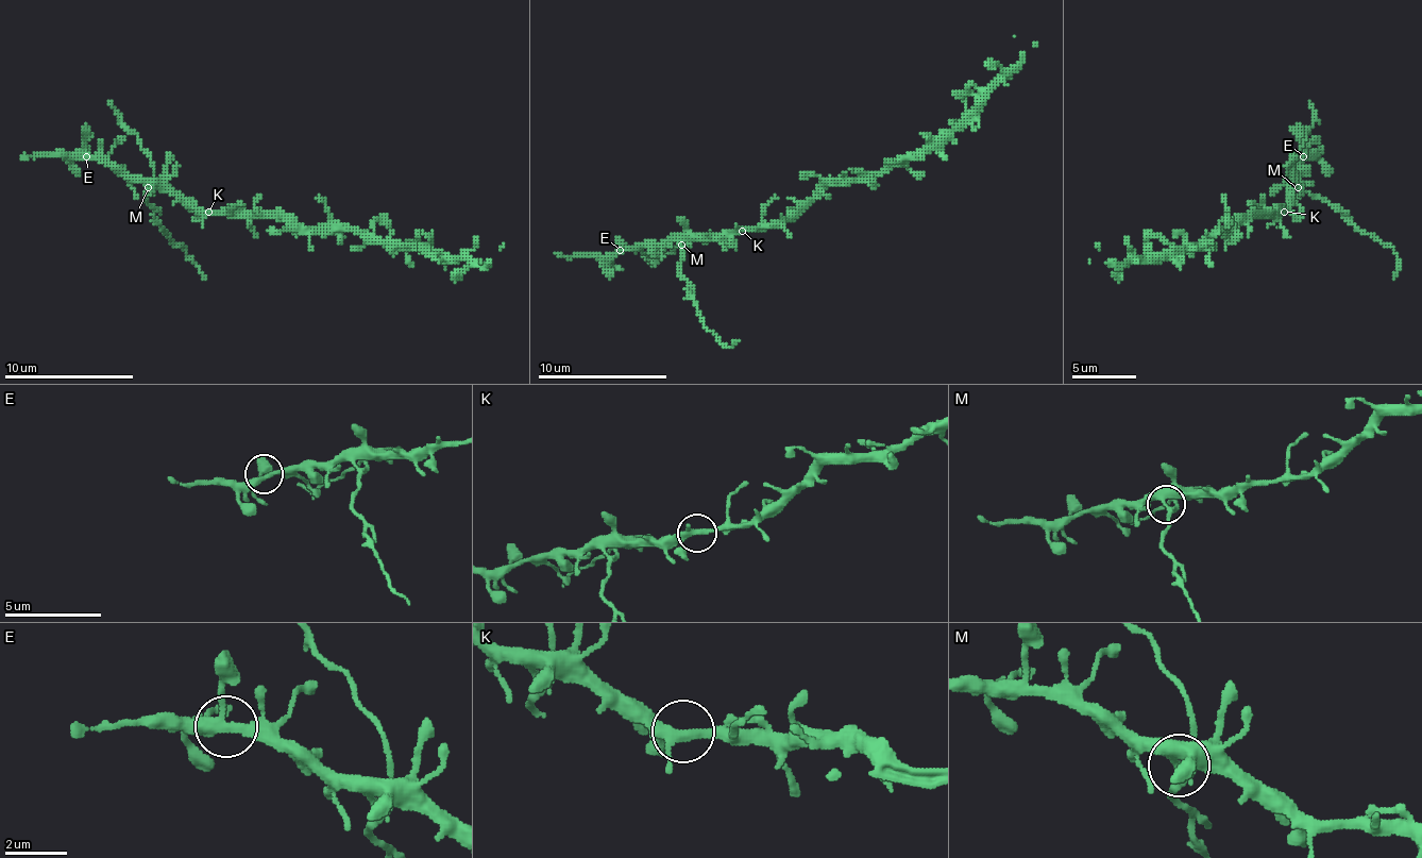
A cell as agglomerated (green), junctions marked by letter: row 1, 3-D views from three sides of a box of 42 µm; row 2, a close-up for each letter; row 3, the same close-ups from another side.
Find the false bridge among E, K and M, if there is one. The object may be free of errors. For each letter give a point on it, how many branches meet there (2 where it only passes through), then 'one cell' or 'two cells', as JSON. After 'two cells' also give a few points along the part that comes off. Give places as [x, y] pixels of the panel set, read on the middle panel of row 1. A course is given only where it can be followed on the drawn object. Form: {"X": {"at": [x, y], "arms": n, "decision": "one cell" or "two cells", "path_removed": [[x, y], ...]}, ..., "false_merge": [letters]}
{"E": {"at": [620, 250], "arms": 4, "decision": "one cell"}, "K": {"at": [742, 231], "arms": 4, "decision": "one cell"}, "M": {"at": [681, 245], "arms": 4, "decision": "two cells", "path_removed": [[681, 244], [681, 275], [704, 324], [723, 343], [739, 340]]}, "false_merge": ["M"]}

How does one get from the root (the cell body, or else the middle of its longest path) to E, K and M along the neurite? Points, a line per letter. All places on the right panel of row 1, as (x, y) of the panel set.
E: (1257, 212), (1281, 212), (1303, 156)
K: (1257, 212), (1284, 212)
M: (1257, 212), (1281, 212), (1290, 188), (1293, 185), (1297, 188)

